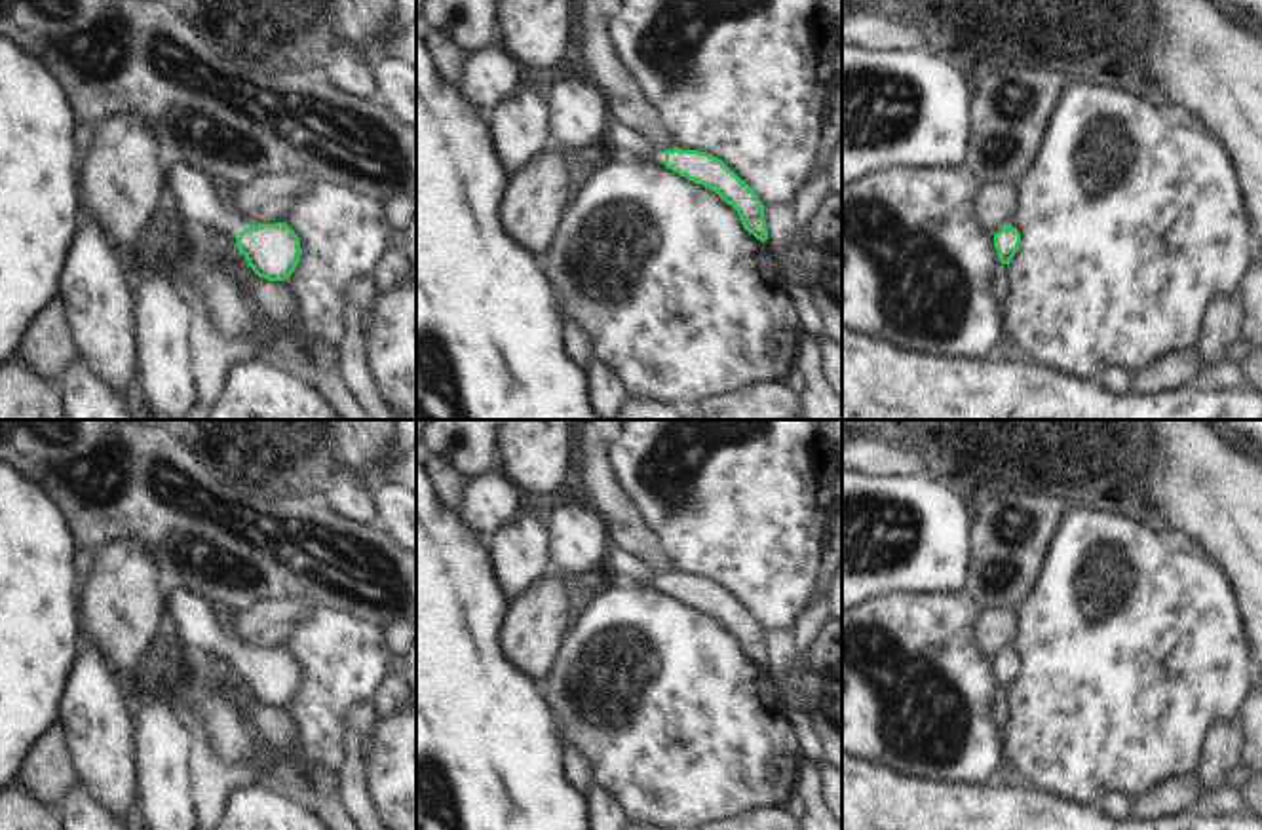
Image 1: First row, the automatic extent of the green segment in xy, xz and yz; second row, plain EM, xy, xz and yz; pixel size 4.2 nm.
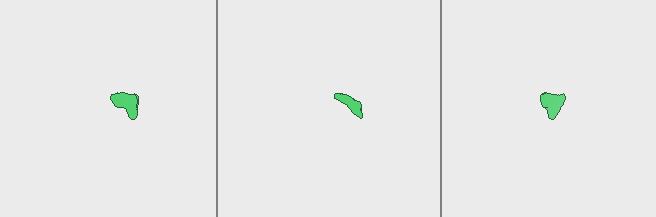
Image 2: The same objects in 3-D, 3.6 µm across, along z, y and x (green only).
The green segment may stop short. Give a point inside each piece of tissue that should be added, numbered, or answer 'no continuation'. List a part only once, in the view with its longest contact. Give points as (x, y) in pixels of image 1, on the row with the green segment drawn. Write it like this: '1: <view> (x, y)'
1: xy (196, 198).

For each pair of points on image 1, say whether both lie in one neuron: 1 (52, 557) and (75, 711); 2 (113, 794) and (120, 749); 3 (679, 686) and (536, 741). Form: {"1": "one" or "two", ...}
{"1": "two", "2": "one", "3": "two"}

